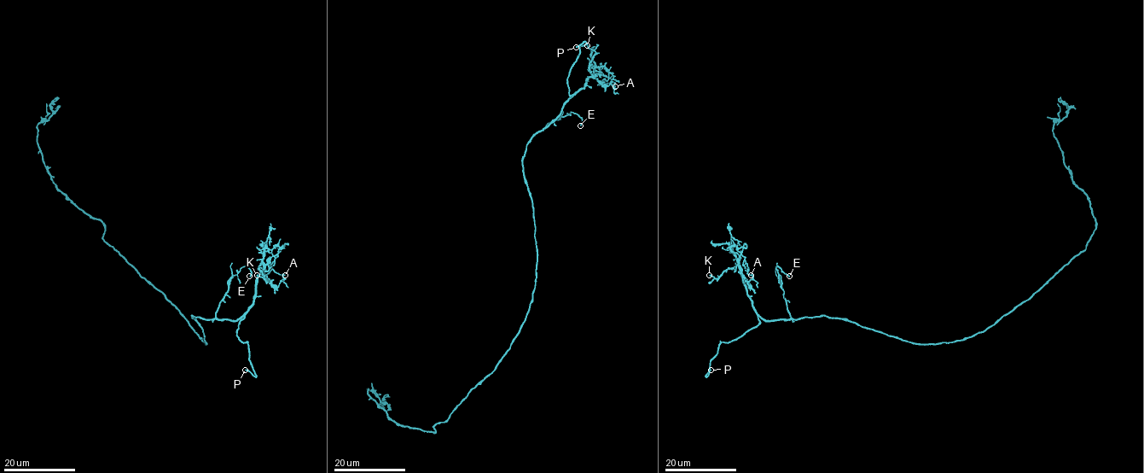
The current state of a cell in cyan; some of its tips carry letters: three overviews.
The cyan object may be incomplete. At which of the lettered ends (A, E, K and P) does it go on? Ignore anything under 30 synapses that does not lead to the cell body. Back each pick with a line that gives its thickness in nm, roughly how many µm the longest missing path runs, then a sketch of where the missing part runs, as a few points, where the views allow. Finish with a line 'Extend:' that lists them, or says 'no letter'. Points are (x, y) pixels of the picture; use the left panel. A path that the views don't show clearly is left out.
P: calibre 170 nm; missing 6 µm; course (245, 370), (229, 372)
Extend: P

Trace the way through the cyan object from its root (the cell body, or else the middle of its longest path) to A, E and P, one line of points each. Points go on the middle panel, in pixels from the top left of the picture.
A: (526, 317), (537, 262), (532, 201), (523, 171), (526, 144), (589, 78), (606, 76), (599, 84), (615, 86)
E: (526, 317), (535, 284), (537, 248), (523, 156), (528, 142), (548, 122), (572, 112), (582, 119), (580, 125)
P: (526, 317), (537, 248), (523, 156), (528, 142), (575, 94), (569, 94), (568, 72), (586, 43), (576, 47)

